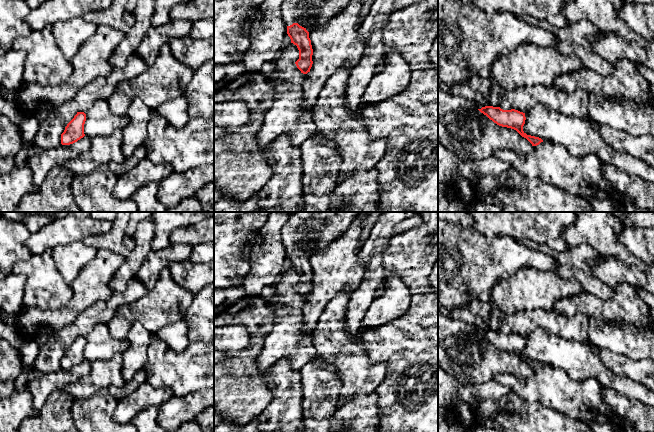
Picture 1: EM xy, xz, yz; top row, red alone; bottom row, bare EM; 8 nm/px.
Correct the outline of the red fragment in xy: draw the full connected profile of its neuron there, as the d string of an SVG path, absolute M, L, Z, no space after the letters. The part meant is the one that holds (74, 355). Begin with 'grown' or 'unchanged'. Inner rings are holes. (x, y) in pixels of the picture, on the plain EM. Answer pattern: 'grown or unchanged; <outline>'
unchanged; M77 336L74 342L67 348L64 356L61 358L61 368L70 369L85 360L84 348L86 345L86 338L84 336Z

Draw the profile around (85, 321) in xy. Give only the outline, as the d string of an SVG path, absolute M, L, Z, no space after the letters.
M133 277L127 282L123 293L113 292L107 301L98 301L78 313L72 324L52 332L48 336L47 342L39 346L33 368L43 374L59 370L61 358L78 336L85 337L98 323L108 324L122 304L135 302L145 296L147 292L143 283Z

